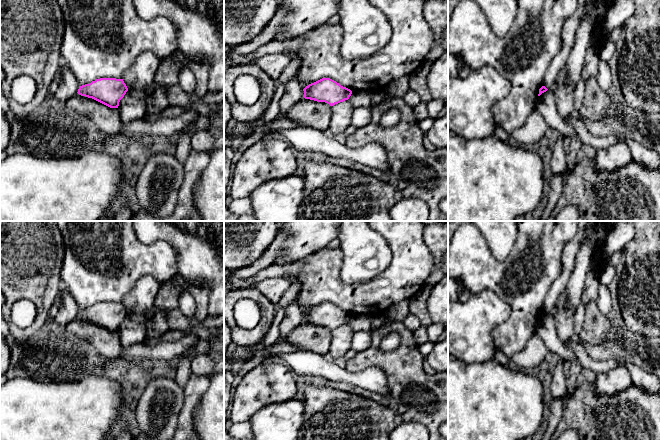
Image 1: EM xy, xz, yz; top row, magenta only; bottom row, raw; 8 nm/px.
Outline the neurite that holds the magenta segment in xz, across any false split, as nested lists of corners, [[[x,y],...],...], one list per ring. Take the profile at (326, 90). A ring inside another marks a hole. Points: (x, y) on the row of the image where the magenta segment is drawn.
[[[322,78],[309,84],[304,89],[304,98],[317,102],[325,102],[330,106],[348,100],[352,91],[341,86],[330,78]]]

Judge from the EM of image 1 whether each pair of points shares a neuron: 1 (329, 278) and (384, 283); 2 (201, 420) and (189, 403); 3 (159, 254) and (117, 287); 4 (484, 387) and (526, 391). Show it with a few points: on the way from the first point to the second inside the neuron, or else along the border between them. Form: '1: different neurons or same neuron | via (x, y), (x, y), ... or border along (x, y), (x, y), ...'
1: same neuron | via (343, 292), (348, 297), (370, 297)
2: different neurons | border along (207, 390), (195, 408), (193, 414), (194, 429)
3: same neuron | via (149, 260), (146, 260), (127, 277)
4: same neuron | via (494, 391), (516, 391)

